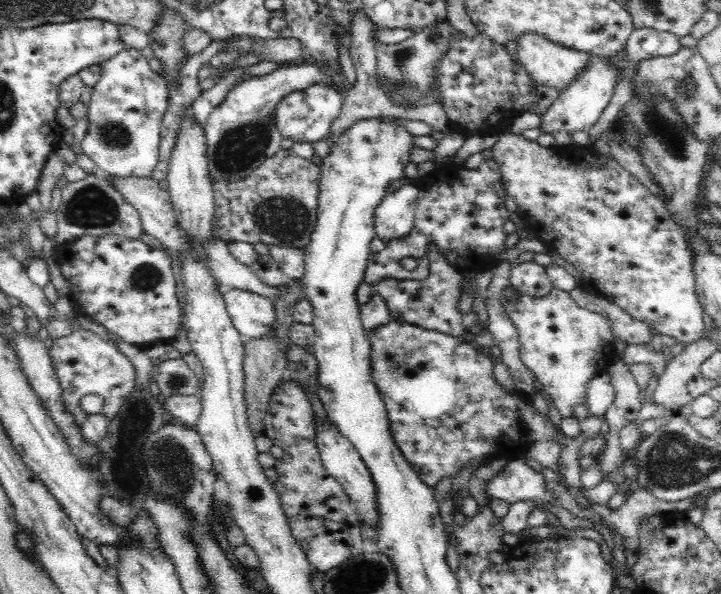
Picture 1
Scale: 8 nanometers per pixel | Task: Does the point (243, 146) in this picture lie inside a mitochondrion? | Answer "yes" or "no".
yes

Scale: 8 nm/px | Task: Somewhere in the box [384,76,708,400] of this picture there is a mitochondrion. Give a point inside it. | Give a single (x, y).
(664, 129)

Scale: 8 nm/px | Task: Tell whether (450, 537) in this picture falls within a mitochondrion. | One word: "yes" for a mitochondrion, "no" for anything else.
no

